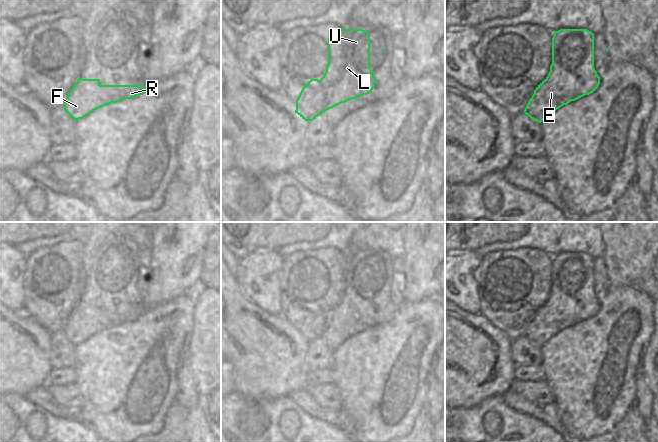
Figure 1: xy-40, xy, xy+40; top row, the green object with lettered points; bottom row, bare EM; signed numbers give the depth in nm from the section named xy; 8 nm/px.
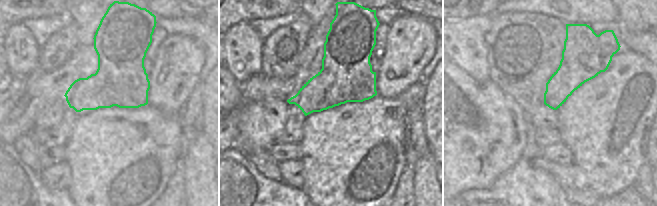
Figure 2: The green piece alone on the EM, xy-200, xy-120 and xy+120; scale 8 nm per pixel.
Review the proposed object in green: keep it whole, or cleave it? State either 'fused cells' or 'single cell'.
single cell

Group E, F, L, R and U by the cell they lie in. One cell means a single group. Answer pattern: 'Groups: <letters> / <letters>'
Groups: E F L R U.

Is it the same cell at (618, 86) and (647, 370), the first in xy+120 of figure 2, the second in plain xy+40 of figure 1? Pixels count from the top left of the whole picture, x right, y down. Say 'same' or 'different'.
different

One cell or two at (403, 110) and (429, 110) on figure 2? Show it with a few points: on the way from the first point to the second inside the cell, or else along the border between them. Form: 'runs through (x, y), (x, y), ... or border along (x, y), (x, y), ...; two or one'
border along (426, 82), (421, 105); two

